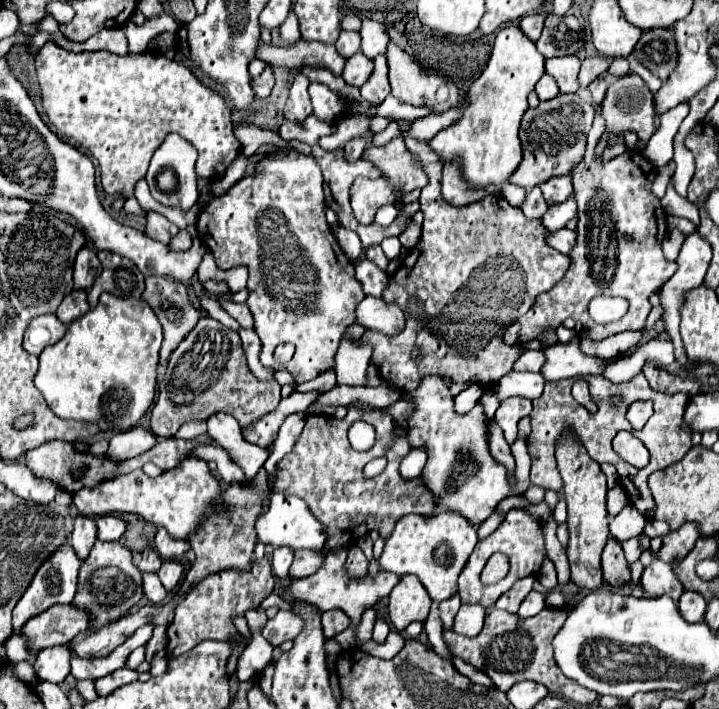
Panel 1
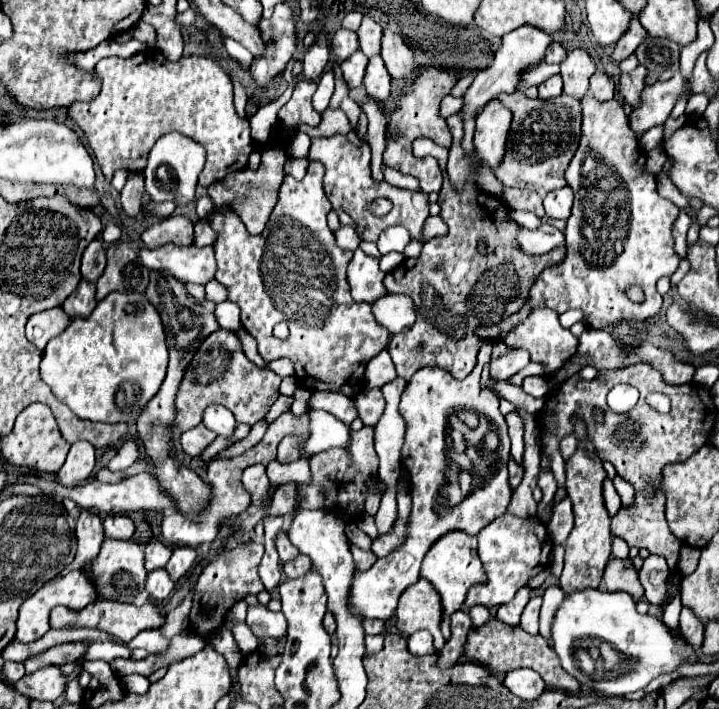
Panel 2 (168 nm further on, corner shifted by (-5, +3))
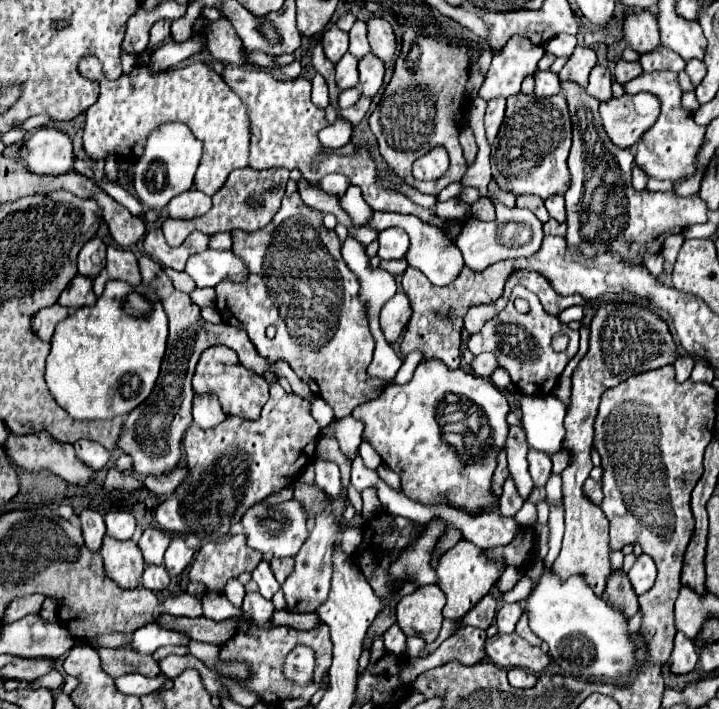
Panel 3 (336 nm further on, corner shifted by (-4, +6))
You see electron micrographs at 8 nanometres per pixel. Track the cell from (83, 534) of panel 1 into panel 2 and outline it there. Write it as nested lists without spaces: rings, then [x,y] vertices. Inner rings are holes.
[[[81,511],[77,519],[77,557],[73,565],[67,566],[62,575],[70,570],[83,569],[87,561],[93,561],[99,555],[101,543],[103,543],[103,525],[101,517],[95,511]]]

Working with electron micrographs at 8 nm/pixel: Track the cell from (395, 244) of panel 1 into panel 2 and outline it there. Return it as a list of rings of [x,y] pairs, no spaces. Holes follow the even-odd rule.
[[[389,227],[387,231],[383,231],[383,235],[377,241],[377,249],[381,251],[381,255],[391,253],[391,251],[403,251],[411,241],[411,235],[405,227]]]

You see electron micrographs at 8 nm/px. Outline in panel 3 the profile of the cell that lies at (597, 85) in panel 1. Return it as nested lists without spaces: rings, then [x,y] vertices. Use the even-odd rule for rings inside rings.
[[[594,66],[592,72],[590,72],[590,84],[588,84],[586,92],[588,92],[590,96],[594,96],[596,100],[606,102],[606,100],[612,98],[610,82],[612,82],[610,70],[608,70],[608,68],[602,68],[602,66]]]

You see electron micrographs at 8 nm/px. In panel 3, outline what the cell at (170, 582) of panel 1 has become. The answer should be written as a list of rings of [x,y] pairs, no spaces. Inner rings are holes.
[[[180,536],[172,538],[172,544],[168,546],[166,556],[164,556],[164,566],[168,574],[178,576],[192,562],[192,556],[194,556],[194,550],[188,548]]]

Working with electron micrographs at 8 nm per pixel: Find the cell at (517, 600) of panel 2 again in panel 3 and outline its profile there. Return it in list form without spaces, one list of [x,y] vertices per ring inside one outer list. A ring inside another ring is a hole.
[[[514,602],[514,604],[502,604],[502,608],[496,614],[498,632],[502,632],[502,634],[514,632],[514,626],[520,620],[520,616],[522,616],[522,606],[518,602]]]

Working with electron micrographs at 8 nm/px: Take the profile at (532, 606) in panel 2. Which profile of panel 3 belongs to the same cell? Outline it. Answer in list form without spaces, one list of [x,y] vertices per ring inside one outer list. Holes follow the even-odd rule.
[[[526,612],[522,614],[522,618],[520,618],[518,624],[516,624],[516,632],[518,632],[526,642],[530,642],[532,646],[540,646],[540,644],[542,644],[542,640],[538,640],[538,636],[534,636],[534,632],[530,632],[530,626],[528,626],[528,620],[526,620]]]

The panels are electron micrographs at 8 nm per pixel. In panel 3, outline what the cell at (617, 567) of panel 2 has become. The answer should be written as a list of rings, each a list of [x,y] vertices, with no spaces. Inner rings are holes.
[[[620,570],[620,572],[612,572],[608,576],[608,584],[604,590],[604,598],[616,606],[622,608],[626,612],[628,618],[632,618],[638,612],[638,596],[634,594],[634,588],[628,580],[628,576]]]

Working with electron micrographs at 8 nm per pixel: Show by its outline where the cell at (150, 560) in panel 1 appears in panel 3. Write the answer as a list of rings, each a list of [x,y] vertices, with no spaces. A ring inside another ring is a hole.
[[[156,528],[144,530],[144,534],[138,542],[138,546],[144,554],[144,562],[146,564],[162,564],[164,562],[164,552],[170,546],[170,540],[172,540],[172,536],[162,532],[162,530],[156,530]]]

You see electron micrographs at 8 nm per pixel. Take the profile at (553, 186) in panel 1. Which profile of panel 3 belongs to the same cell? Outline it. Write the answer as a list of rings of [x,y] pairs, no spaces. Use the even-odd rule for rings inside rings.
[[[550,196],[546,200],[546,210],[548,214],[558,220],[558,222],[564,222],[566,220],[566,210],[564,210],[564,196]]]

